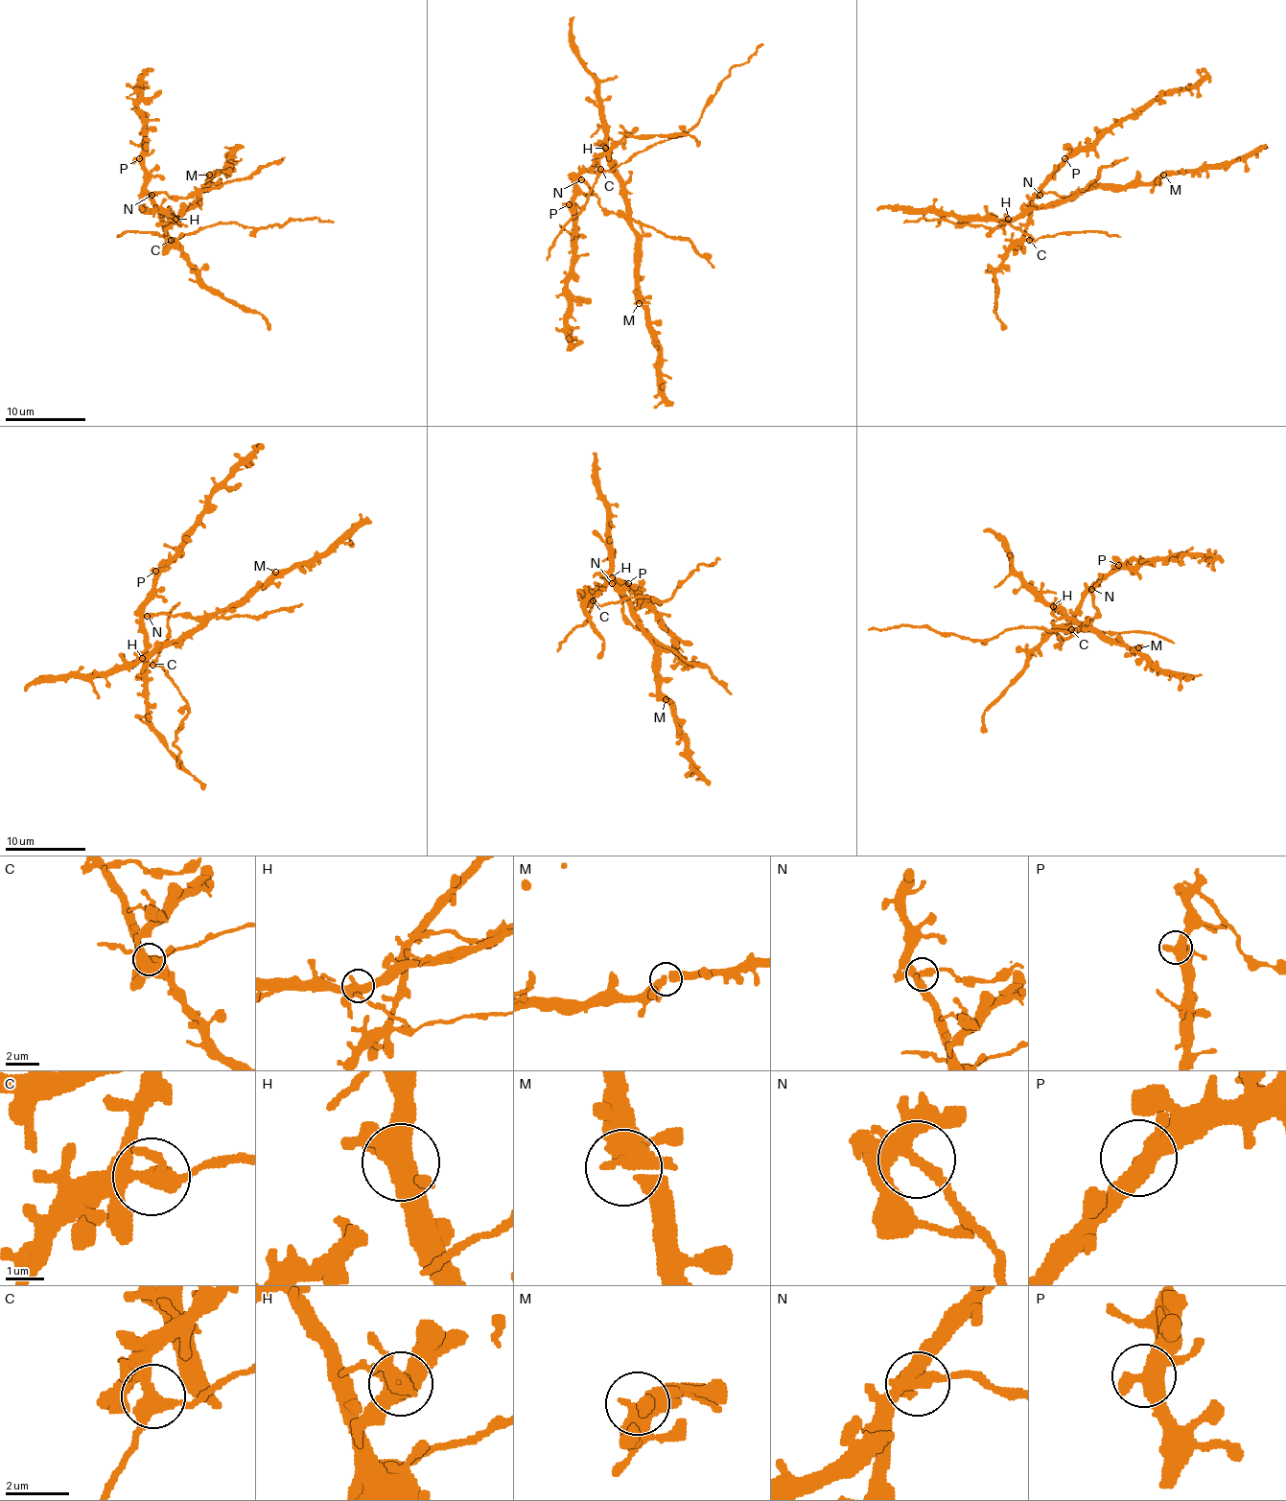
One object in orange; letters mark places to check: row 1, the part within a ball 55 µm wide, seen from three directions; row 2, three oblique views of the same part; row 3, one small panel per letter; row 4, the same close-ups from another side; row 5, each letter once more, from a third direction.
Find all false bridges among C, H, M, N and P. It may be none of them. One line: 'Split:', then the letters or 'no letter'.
Split: C, N

